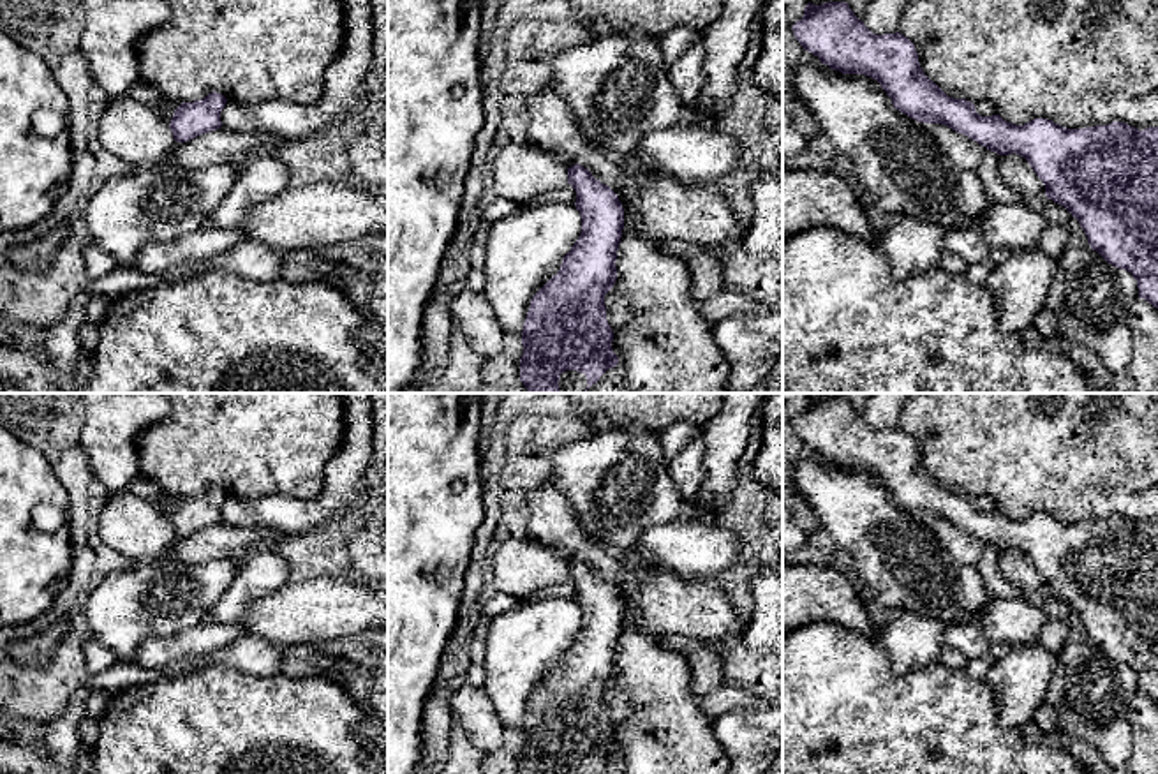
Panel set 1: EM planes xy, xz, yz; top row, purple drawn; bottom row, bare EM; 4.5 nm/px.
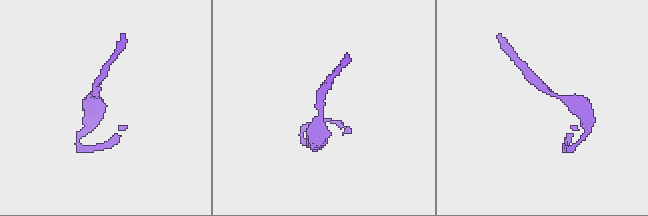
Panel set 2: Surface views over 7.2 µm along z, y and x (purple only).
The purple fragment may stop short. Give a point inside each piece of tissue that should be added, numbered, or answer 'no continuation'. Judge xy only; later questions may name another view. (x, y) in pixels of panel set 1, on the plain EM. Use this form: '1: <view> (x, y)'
no continuation

